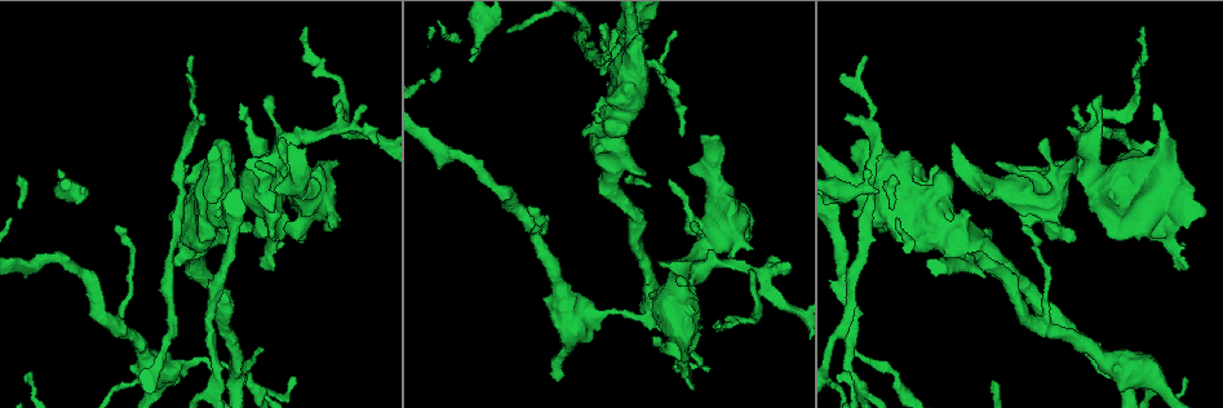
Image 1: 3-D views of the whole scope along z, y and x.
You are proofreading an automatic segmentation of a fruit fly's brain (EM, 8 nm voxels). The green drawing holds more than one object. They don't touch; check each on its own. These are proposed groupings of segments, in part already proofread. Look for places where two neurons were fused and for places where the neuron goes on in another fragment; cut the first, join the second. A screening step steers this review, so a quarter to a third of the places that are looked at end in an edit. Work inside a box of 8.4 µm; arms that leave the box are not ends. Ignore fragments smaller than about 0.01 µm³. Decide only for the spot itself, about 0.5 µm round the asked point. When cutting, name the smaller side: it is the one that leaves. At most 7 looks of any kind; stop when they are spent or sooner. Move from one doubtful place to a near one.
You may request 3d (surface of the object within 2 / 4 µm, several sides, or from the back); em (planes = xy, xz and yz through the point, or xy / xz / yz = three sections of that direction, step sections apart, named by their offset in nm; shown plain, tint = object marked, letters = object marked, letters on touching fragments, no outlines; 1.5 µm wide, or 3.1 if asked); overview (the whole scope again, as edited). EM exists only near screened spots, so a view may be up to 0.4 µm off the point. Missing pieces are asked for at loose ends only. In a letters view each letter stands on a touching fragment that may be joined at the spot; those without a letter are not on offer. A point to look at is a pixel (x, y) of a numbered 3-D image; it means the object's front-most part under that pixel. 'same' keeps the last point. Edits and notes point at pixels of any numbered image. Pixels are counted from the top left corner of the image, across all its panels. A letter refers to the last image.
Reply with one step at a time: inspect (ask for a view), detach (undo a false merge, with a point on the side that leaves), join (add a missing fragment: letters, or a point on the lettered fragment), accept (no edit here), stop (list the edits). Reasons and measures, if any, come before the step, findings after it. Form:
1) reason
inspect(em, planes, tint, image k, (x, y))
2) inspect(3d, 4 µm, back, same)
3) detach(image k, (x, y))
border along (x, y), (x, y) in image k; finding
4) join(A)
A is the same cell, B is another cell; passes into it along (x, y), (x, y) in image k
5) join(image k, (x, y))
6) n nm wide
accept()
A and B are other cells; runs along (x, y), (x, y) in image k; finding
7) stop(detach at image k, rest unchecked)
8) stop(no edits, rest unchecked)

branch stops here
inspect(em, planes, letters, image 1, (267, 269))

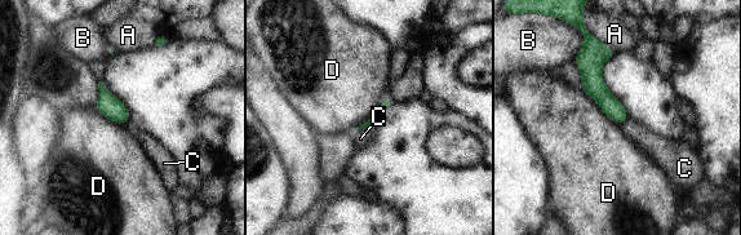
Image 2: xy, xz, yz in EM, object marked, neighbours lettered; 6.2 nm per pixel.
accept()
A, B, C and D are other cells; runs along (598, 47), (594, 87), (620, 119) in image 2; no lettered fragment goes on from it

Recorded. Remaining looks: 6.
an open end
inspect(em, planes, letters, image 1, (365, 109))

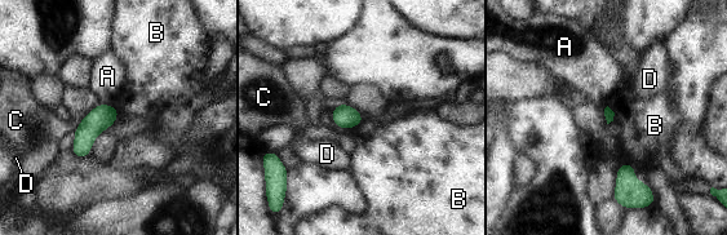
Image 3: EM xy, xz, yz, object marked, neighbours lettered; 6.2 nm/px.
accept()
A, B, C and D are other cells; border along (364, 119), (350, 129) in image 3; none of them fits

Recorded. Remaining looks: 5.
branch stops here
inspect(3d, 4 µm, back, image 1, (640, 172))

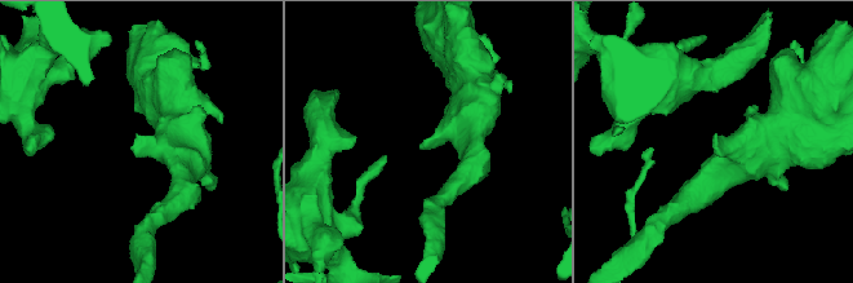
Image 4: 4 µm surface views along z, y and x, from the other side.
inspect(em, planes, letters, image 4, (423, 147))

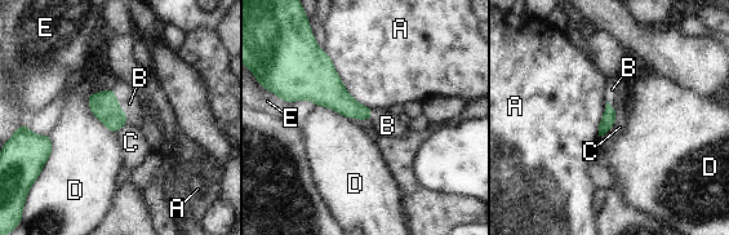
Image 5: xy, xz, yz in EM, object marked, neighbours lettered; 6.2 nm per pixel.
A touches over 460 nm
join(image 5, (129, 103))
B is the same cell, A, C, D and E are other cells; passes into it along (103, 105), (119, 106), (129, 103) in image 5; it goes on there

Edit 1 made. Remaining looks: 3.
stop(join at image 5, rest unchecked)

